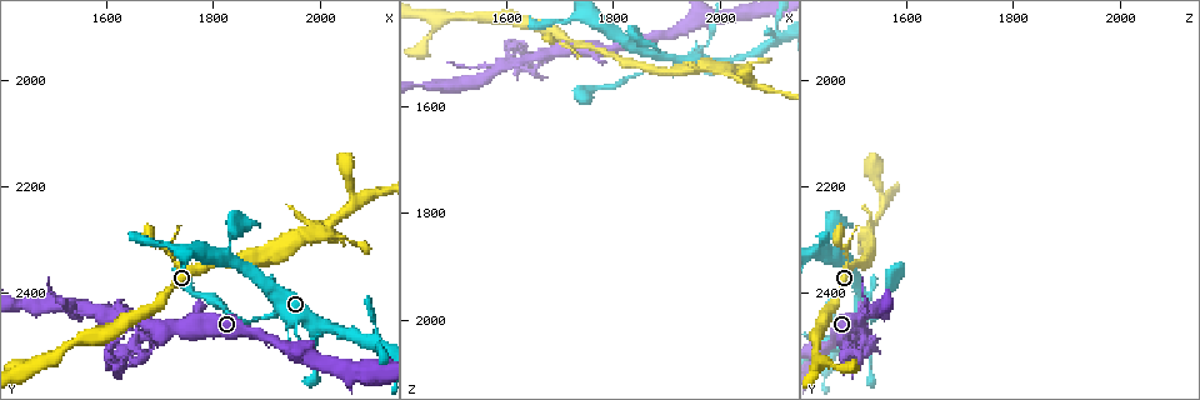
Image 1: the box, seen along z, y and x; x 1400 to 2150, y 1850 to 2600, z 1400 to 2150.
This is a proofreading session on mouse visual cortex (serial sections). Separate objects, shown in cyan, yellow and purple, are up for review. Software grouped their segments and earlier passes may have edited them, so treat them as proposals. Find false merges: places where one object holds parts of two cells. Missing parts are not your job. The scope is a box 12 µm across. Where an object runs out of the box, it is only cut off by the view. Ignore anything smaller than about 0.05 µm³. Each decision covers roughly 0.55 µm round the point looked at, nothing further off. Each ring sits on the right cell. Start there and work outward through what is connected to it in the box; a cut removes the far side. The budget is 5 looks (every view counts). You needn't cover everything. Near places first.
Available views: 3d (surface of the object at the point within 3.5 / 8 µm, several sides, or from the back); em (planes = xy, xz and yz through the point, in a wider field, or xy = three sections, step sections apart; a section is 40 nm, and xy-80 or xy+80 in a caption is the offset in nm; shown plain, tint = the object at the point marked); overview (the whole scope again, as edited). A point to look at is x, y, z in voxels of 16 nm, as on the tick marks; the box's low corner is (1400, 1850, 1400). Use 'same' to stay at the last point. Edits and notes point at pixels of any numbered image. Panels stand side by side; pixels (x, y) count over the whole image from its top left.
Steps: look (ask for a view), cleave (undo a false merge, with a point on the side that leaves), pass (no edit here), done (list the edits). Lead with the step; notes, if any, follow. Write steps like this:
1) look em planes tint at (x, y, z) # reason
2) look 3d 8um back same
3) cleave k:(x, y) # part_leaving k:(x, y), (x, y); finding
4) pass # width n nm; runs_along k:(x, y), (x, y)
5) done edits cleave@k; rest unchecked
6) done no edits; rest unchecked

look 3d 8um at (1630, 2445, 1515) # three arms meet

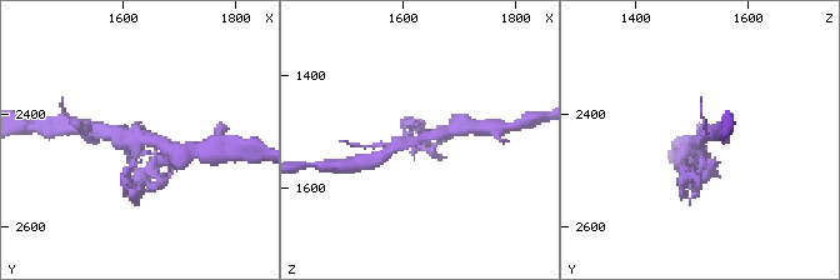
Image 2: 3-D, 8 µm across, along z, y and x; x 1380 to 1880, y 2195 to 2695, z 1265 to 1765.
look em xy step 5 tint at (1625, 2450, 1510) # now the EM

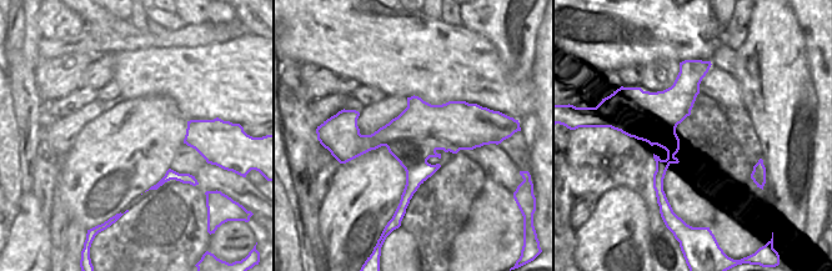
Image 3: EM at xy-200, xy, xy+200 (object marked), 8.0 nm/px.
pass # runs_along 3:(696, 76), (668, 109), (670, 159), (660, 187); one cell here

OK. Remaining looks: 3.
look 3d 8um at (1710, 2315, 1485) # calibre changes

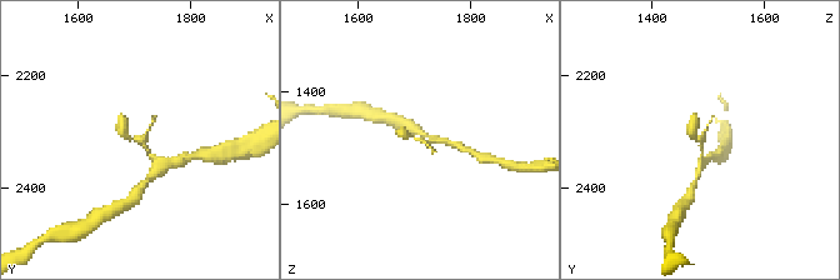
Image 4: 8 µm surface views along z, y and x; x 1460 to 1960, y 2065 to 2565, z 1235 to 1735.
look 3d 3.5um at (1705, 2310, 1485) # zoom in

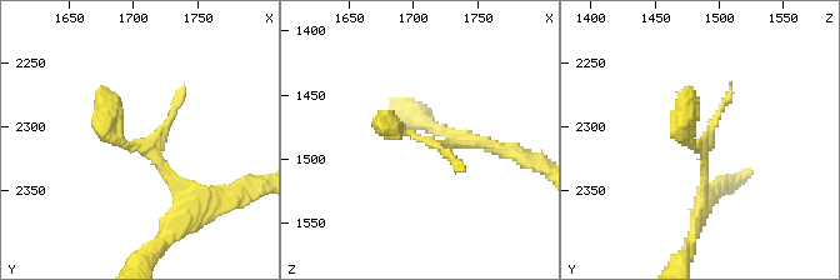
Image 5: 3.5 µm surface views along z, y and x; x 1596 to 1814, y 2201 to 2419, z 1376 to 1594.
look em xy step 5 tint at (1704, 2316, 1486)

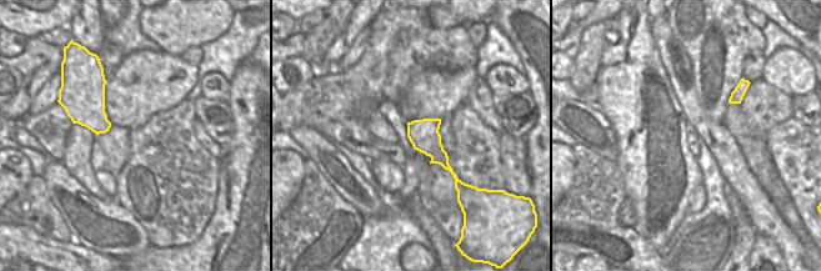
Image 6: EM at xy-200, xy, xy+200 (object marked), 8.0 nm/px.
pass # runs_along 5:(185, 205), (150, 144), (111, 133), (96, 90); all the same cell

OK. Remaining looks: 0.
done no edits; rest unchecked

